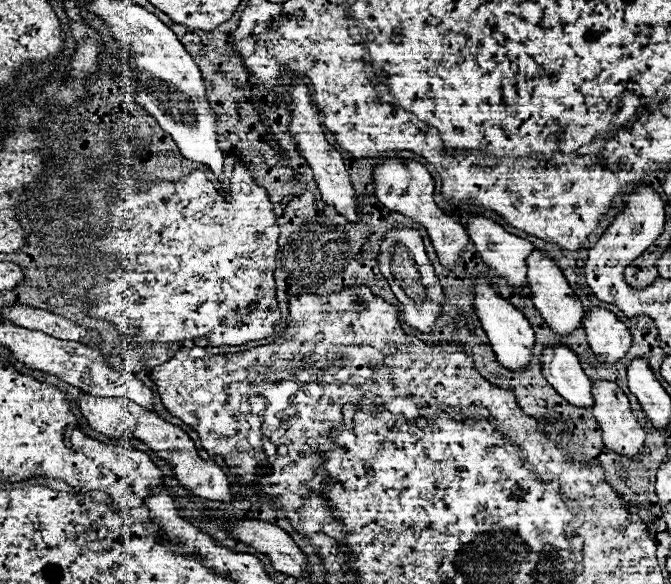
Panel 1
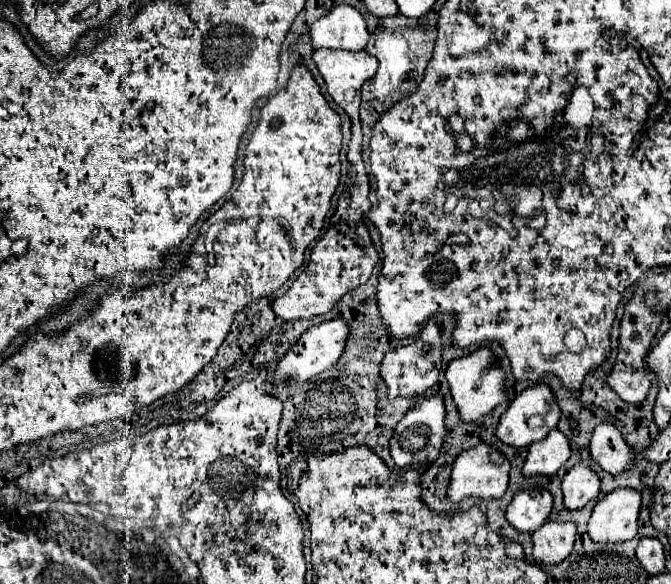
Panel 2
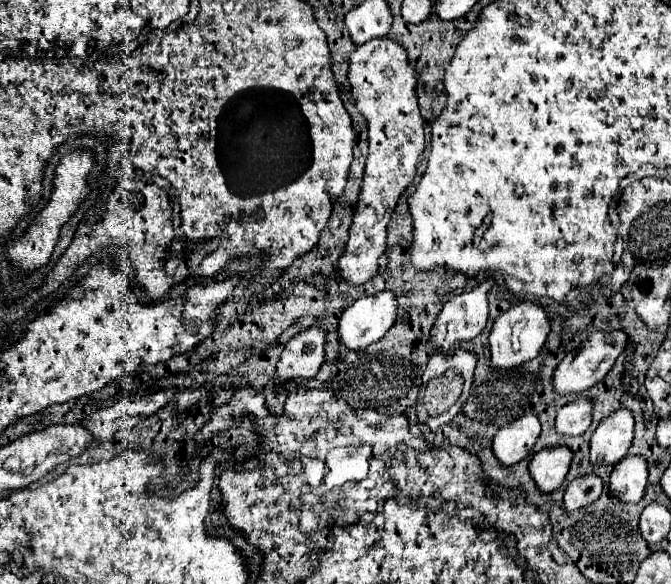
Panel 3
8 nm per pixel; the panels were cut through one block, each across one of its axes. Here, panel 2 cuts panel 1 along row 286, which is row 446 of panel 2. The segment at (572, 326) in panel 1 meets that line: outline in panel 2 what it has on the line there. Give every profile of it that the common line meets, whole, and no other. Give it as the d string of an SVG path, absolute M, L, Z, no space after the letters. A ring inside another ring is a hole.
M550 430L550 434L540 440L530 444L528 458L524 464L524 474L556 474L560 466L570 458L570 442L560 430Z

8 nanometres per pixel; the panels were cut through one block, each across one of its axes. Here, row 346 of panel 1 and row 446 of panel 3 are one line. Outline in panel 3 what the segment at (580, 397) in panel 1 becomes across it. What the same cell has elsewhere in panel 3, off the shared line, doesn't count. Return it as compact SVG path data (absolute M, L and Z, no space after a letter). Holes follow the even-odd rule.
M548 446L534 454L530 462L530 474L538 488L548 494L554 492L568 474L572 462L572 450L568 446Z

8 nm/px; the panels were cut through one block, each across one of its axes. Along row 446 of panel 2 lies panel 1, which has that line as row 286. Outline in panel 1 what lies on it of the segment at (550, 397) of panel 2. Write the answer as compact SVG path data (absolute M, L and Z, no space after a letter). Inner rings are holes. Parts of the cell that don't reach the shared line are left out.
M470 216L466 222L466 232L468 232L470 240L476 244L476 250L480 252L480 256L488 268L496 270L498 276L506 278L508 284L512 284L516 288L526 286L526 258L534 250L534 246L528 240L508 234L498 222L488 220L484 216Z

